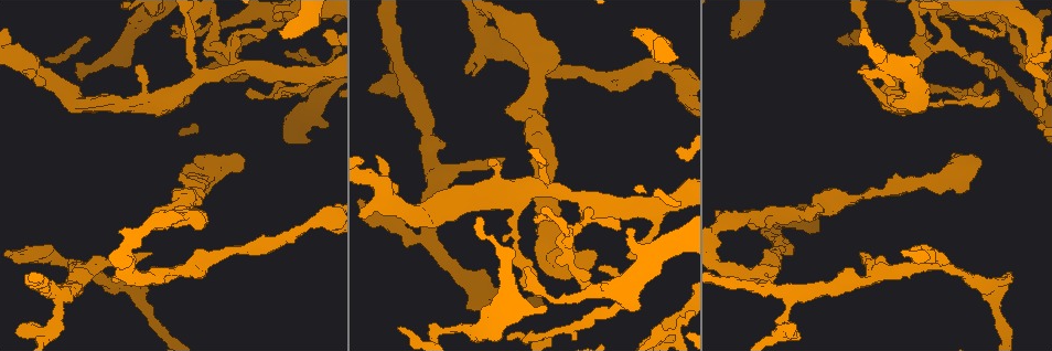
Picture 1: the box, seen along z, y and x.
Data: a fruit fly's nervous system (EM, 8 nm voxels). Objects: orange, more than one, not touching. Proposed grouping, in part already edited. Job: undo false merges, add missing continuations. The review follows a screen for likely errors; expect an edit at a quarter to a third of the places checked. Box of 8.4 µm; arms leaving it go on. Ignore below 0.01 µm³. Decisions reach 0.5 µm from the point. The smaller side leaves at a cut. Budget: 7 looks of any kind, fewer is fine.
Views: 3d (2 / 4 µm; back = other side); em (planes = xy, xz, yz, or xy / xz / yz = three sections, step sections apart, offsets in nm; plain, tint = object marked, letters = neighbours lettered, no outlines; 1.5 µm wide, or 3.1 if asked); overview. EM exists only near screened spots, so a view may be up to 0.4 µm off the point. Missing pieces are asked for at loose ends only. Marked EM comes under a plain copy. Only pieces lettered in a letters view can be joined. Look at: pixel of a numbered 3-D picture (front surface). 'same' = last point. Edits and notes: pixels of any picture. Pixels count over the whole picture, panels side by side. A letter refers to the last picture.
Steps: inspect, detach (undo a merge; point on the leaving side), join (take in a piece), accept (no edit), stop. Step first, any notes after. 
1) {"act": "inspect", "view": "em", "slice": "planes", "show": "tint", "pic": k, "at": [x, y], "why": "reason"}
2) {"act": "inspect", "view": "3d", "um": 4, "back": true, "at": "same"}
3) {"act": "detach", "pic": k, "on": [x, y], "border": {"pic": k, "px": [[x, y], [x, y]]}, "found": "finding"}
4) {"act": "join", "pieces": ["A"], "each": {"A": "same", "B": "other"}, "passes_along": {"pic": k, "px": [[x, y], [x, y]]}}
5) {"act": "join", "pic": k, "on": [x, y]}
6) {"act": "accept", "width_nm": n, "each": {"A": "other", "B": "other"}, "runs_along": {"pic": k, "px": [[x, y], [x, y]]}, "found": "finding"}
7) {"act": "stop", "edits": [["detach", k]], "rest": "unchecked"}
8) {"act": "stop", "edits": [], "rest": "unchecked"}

{"act": "inspect", "view": "3d", "um": 4, "pic": 1, "at": [487, 303], "why": "an open end"}

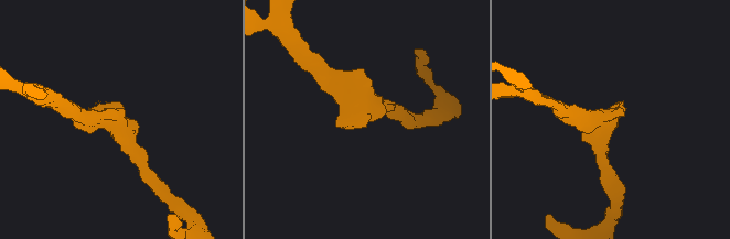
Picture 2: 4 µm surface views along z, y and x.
{"act": "inspect", "view": "em", "slice": "planes", "show": "tint", "pic": 2, "at": [619, 103]}

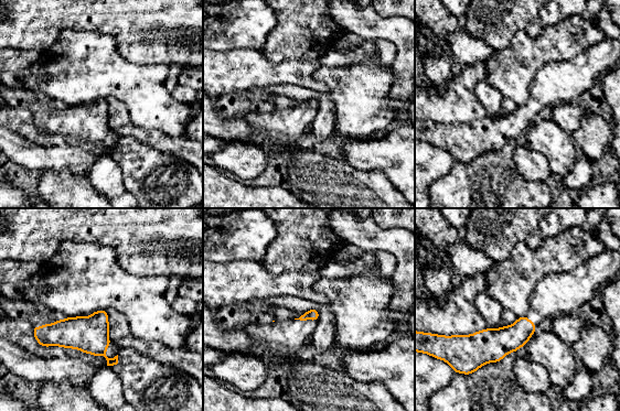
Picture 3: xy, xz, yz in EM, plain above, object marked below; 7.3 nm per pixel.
{"act": "inspect", "view": "em", "slice": "planes", "show": "letters", "at": "same", "why": "see the neighbours"}

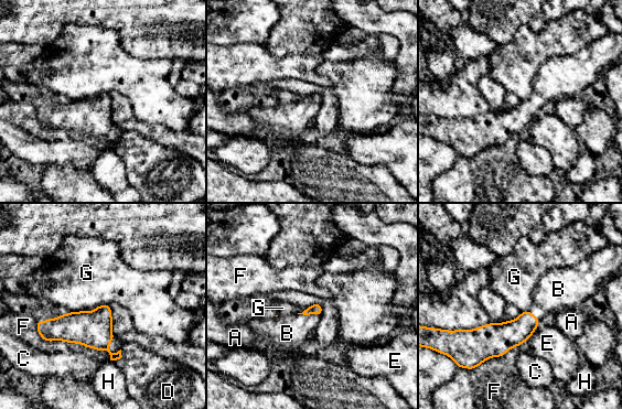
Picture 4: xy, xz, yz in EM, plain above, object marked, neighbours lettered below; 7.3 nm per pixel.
{"act": "join", "pieces": ["B"], "each": {"A": "other", "B": "same", "C": "other", "D": "other", "E": "other", "F": "other", "G": "other", "H": "other"}, "passes_along": {"pic": 4, "px": [[314, 309], [309, 314], [287, 333]]}, "found": "the neuron continues"}

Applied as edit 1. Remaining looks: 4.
{"act": "inspect", "view": "3d", "um": 4, "pic": 1, "at": [539, 297], "why": "an open end"}

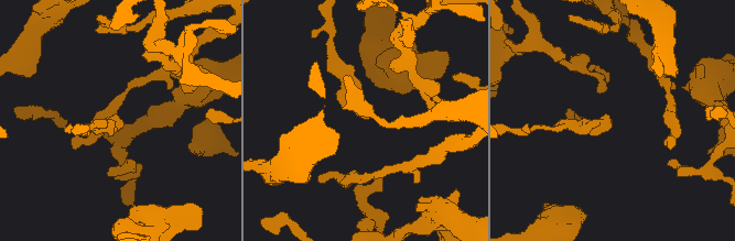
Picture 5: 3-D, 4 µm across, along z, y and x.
{"act": "inspect", "view": "em", "slice": "planes", "show": "letters", "pic": 5, "at": [119, 119], "why": "shape alone is not enough"}

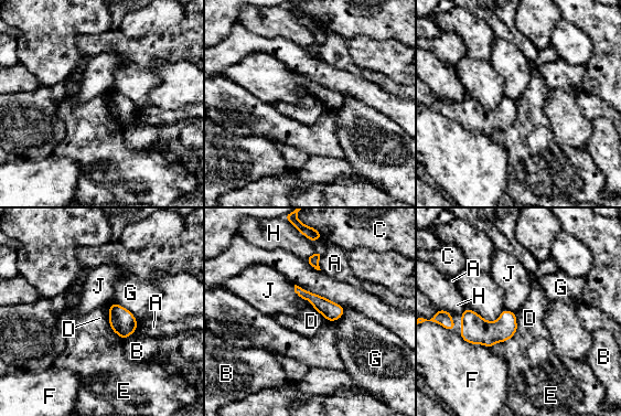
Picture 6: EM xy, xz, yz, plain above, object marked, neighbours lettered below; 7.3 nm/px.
{"act": "accept", "each": {"A": "other", "B": "other", "C": "other", "D": "other", "E": "other", "F": "other", "G": "other", "H": "other", "J": "other"}, "runs_along": {"pic": 6, "px": [[297, 289], [331, 311], [340, 312]]}, "found": "none of them fits"}

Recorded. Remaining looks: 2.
{"act": "inspect", "view": "em", "slice": "xz", "step": 8, "show": "letters", "pic": 1, "at": [281, 32], "why": "thick end"}

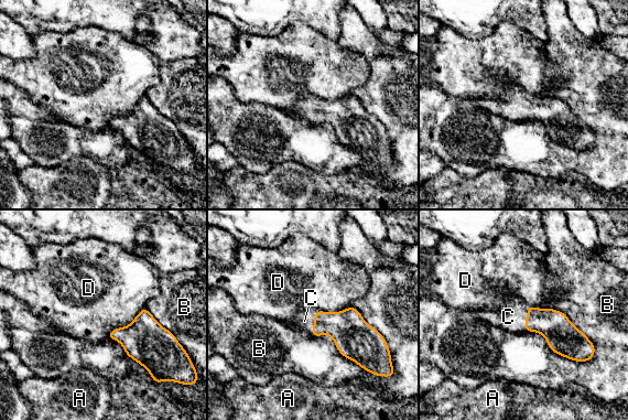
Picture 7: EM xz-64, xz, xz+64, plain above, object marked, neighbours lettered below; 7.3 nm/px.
{"act": "join", "pieces": ["C"], "each": {"A": "other", "B": "other", "C": "same", "D": "other"}, "found": "it goes on there"}

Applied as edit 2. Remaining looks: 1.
{"act": "stop", "edits": [["join", 4], ["join", 7]], "rest": "unchecked"}

